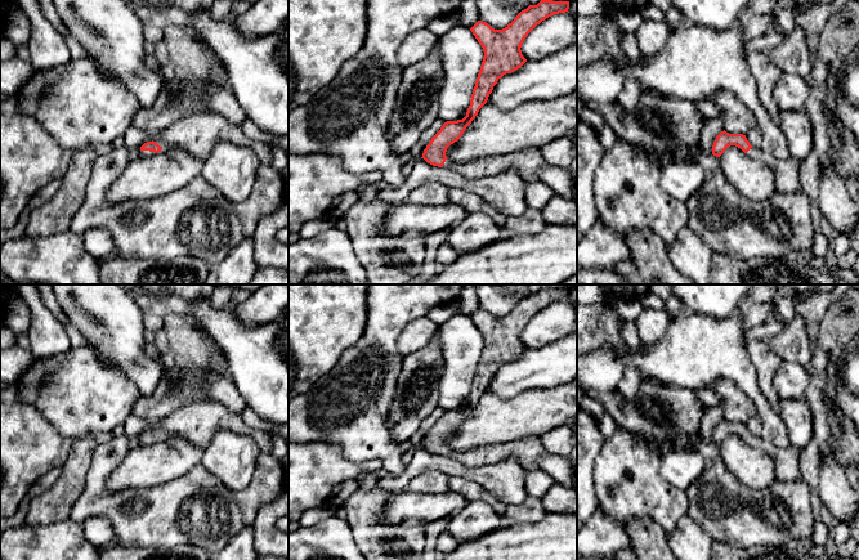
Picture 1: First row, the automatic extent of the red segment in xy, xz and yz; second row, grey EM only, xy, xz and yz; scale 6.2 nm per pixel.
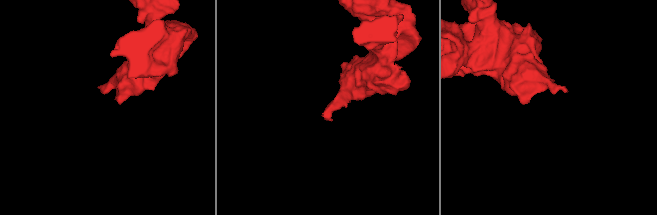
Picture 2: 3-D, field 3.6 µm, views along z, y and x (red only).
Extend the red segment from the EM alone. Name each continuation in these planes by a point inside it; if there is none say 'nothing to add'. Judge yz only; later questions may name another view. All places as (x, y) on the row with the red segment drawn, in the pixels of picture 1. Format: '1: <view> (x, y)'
1: yz (786, 171)

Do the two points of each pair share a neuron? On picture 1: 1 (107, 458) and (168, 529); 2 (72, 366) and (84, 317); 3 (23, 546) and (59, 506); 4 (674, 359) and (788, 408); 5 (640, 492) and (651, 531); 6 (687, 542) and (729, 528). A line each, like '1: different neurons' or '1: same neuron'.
1: same neuron
2: different neurons
3: different neurons
4: different neurons
5: different neurons
6: different neurons

